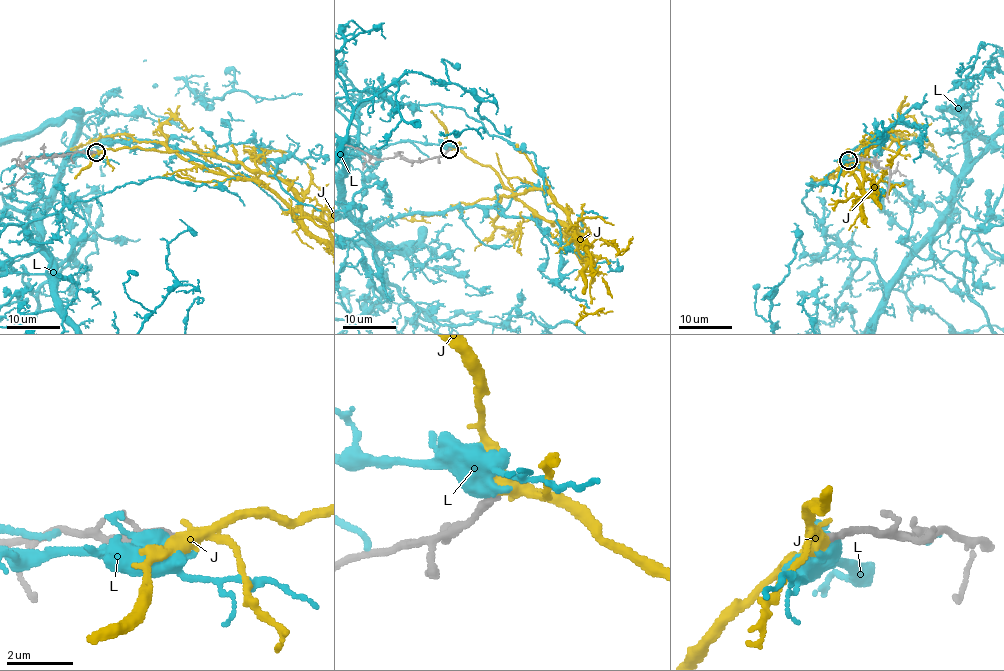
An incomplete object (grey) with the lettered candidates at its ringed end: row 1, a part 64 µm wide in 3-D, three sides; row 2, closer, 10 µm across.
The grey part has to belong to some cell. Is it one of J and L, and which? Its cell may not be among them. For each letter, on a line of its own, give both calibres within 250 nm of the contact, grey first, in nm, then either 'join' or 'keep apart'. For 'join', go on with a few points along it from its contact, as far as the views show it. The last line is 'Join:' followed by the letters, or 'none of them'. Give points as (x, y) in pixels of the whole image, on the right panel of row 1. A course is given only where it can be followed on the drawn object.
J: calibres 240 and 420 nm; join
L: calibres 240 and 700 nm; keep apart
Join: J

